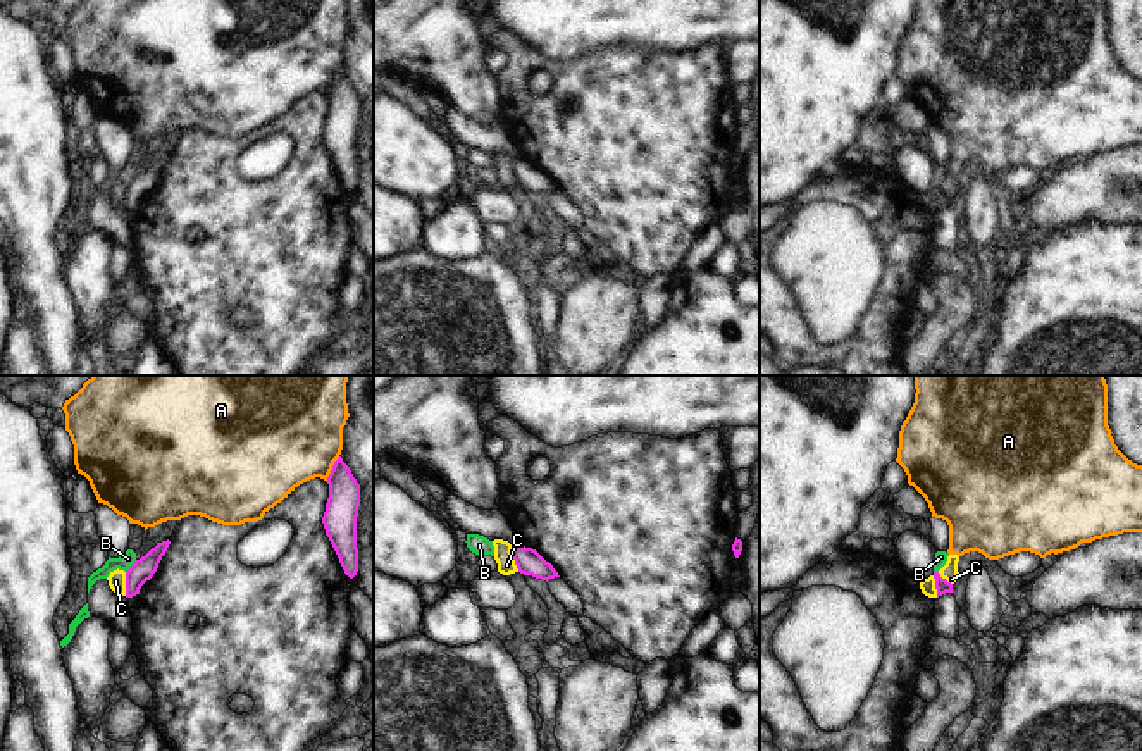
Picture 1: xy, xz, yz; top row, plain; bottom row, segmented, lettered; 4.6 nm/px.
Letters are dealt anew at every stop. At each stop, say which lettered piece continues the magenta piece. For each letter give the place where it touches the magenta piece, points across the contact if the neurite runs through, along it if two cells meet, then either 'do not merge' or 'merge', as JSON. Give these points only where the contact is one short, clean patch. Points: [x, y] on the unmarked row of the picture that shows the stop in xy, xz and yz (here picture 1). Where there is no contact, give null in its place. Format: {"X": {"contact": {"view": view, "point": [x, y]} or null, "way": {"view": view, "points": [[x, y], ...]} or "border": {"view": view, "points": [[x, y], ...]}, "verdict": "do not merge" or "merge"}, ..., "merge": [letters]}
{"A": {"contact": {"view": "xy", "point": [333, 83]}, "verdict": "do not merge"}, "B": {"contact": {"view": "xy", "point": [130, 181]}, "border": {"view": "xy", "points": [[136, 174], [126, 186]]}, "verdict": "do not merge"}, "C": {"contact": {"view": "xy", "point": [126, 198]}, "border": {"view": "xy", "points": [[124, 186], [126, 209]]}, "verdict": "do not merge"}, "merge": []}

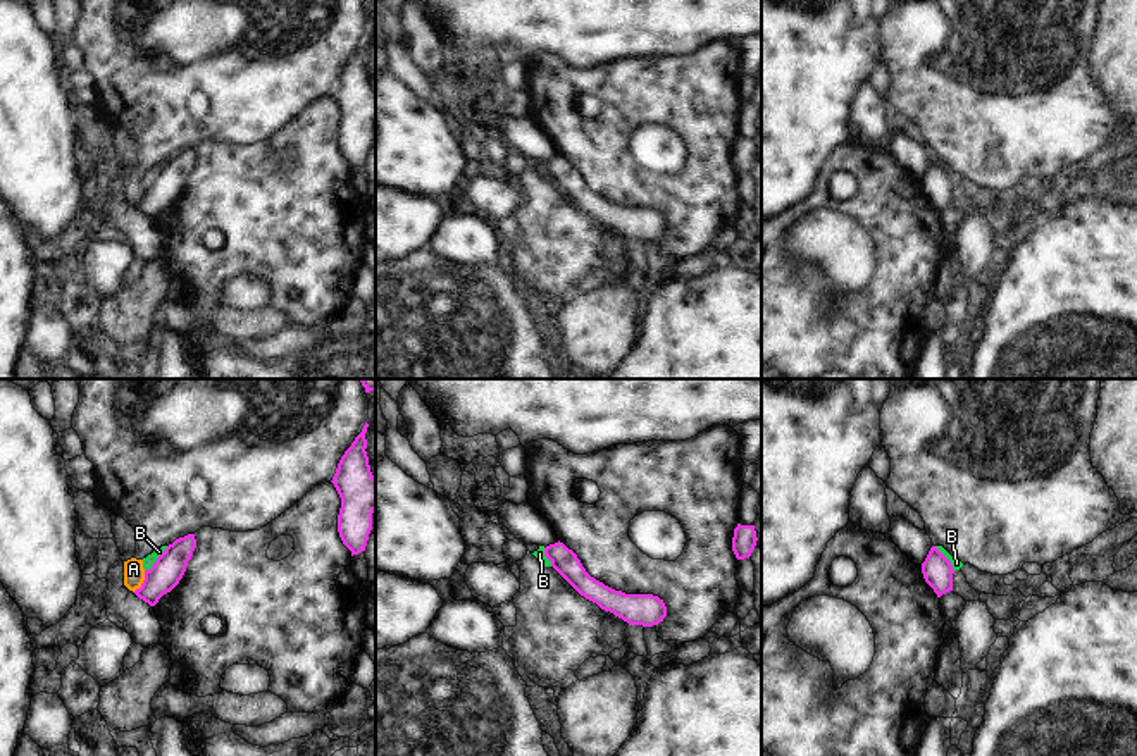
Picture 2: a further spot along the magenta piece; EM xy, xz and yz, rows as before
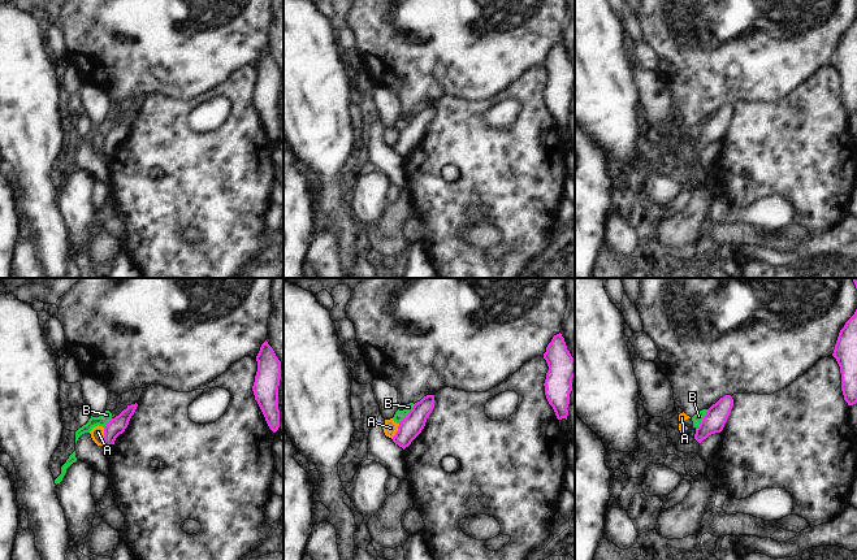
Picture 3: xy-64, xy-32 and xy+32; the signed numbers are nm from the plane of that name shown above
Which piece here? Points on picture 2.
{"A": {"contact": {"view": "xy", "point": [143, 197]}, "border": {"view": "xy", "points": [[145, 185], [143, 197], [133, 205]]}, "verdict": "do not merge"}, "B": {"contact": {"view": "xy", "point": [157, 174]}, "border": {"view": "xy", "points": [[167, 161], [145, 185]]}, "verdict": "do not merge"}, "merge": []}

